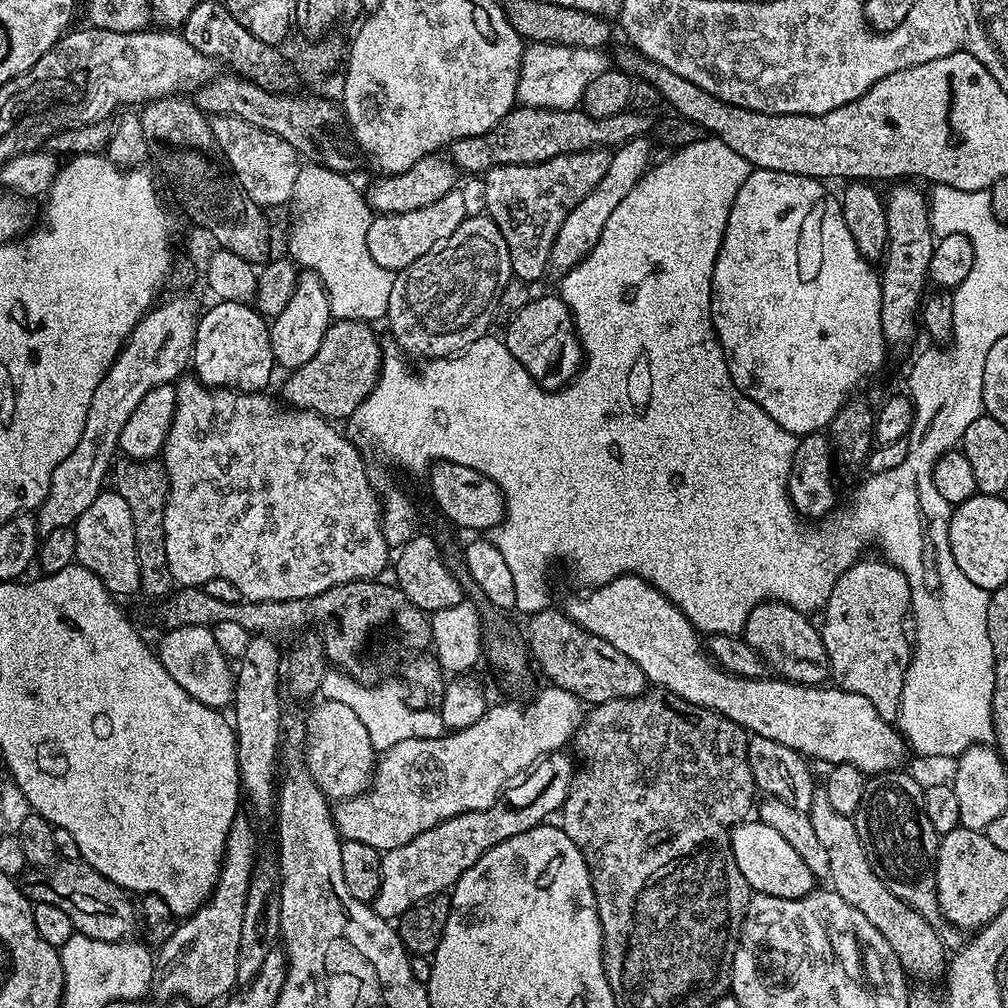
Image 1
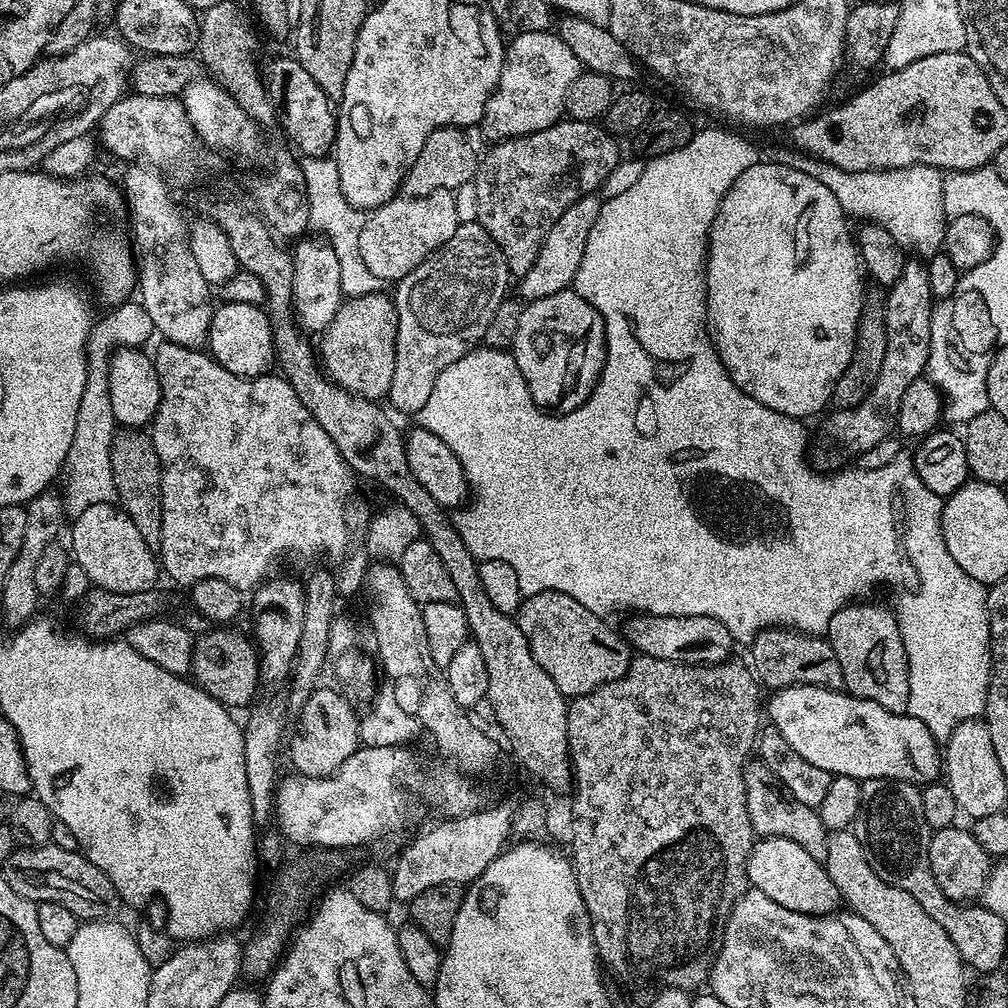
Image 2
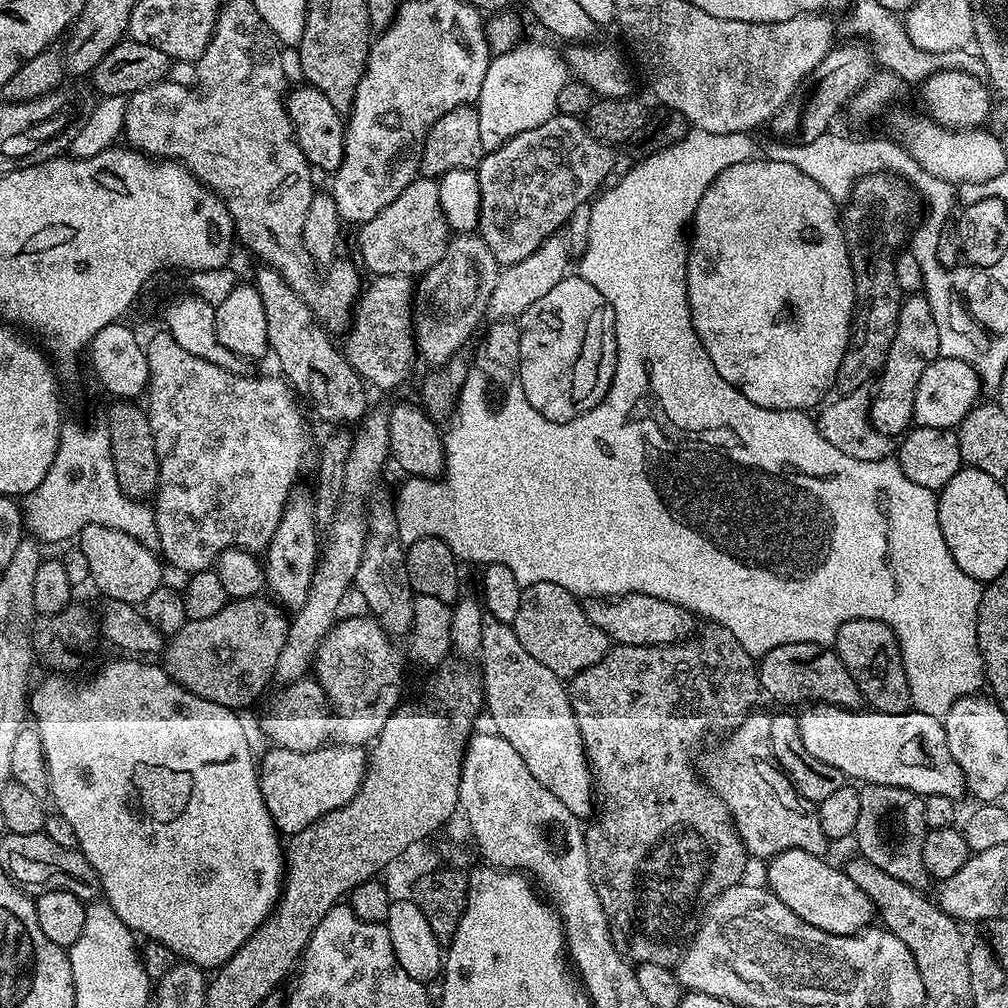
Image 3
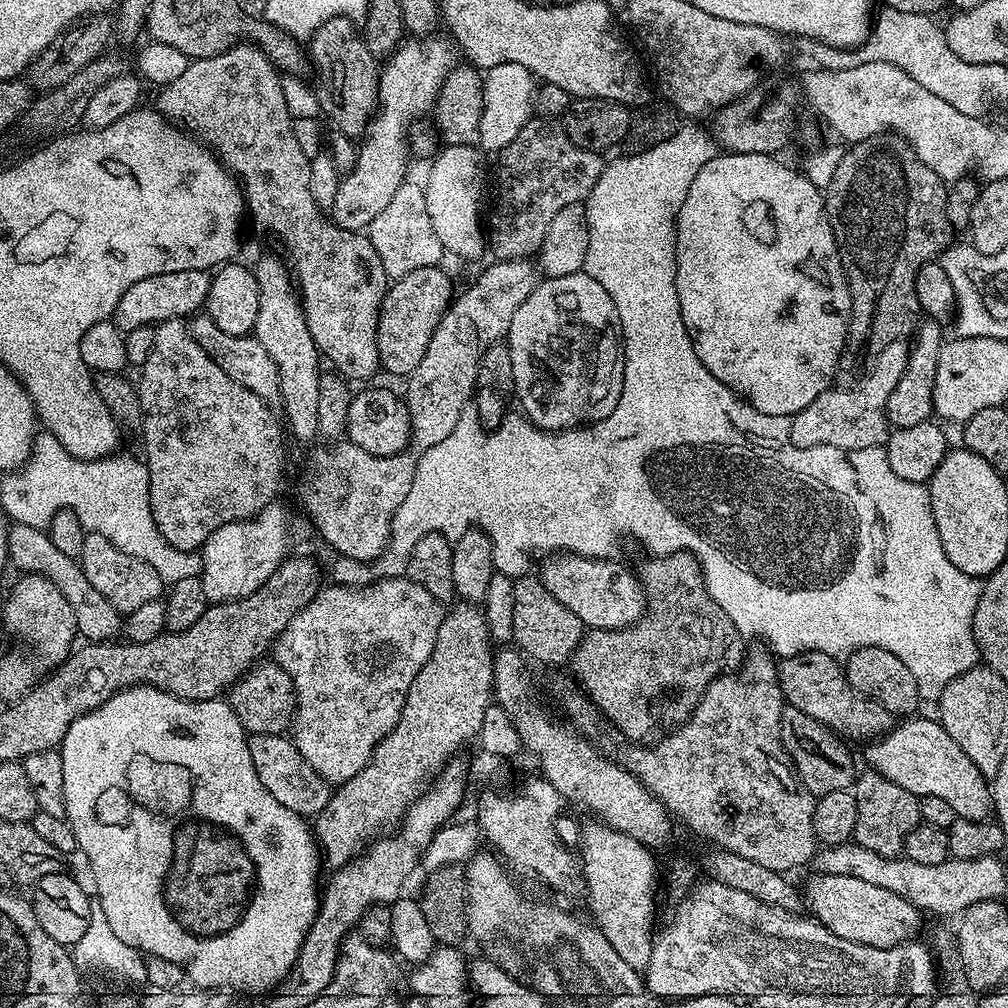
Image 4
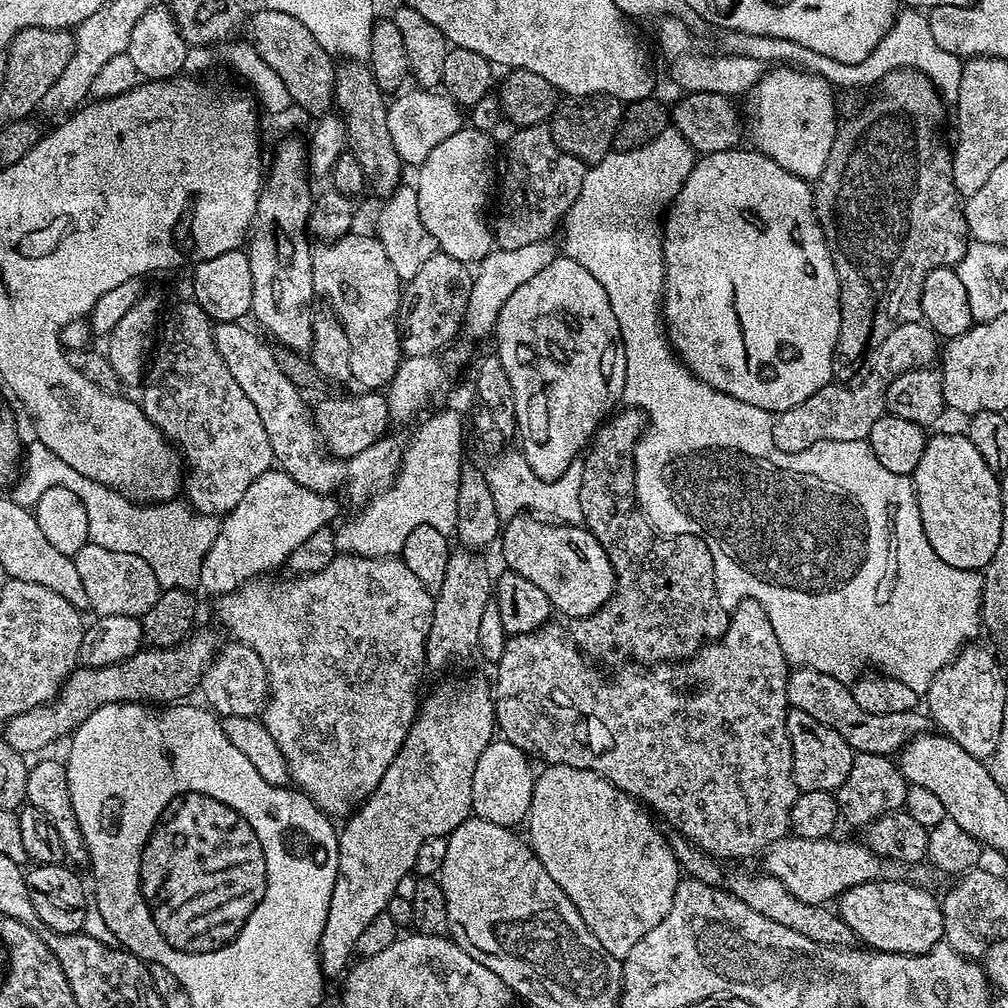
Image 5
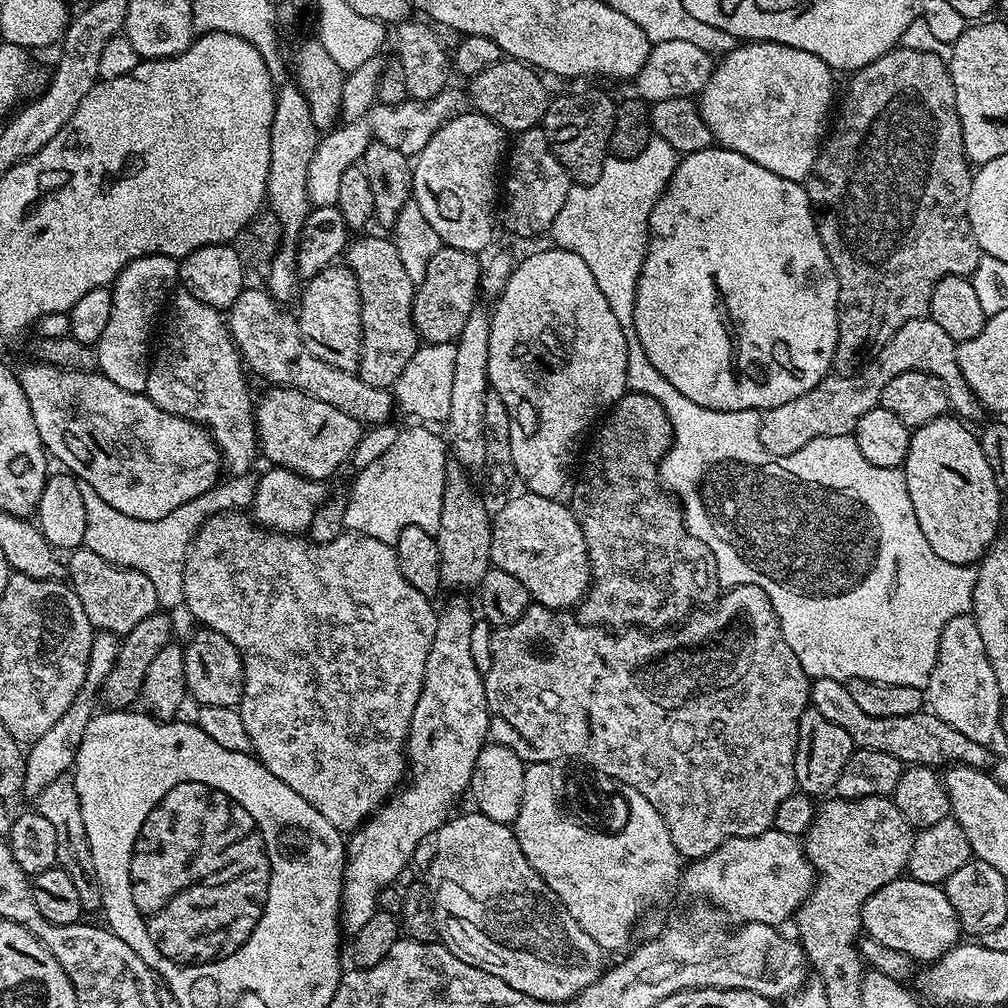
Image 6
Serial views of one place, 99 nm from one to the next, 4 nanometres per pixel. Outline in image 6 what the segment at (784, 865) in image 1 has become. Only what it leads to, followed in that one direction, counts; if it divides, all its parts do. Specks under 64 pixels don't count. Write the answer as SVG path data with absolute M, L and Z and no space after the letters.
M911 878L890 882L869 898L866 906L862 906L862 928L867 935L882 942L882 946L902 950L902 954L910 954L917 962L938 960L962 940L954 906L950 906L943 887Z

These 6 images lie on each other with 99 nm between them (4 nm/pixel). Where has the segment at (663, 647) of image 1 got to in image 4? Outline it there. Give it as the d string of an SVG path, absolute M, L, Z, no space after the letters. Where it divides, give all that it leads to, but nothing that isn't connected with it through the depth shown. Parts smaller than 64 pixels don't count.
M905 719L871 741L864 752L867 767L890 778L890 782L898 782L898 786L910 790L910 794L944 799L961 820L989 819L993 815L989 777L982 775L978 766L966 758L962 746L958 746L935 719L916 719Z

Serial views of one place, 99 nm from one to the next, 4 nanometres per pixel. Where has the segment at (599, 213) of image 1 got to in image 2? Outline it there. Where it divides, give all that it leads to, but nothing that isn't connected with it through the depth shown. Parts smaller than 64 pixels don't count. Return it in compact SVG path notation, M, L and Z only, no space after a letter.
M593 194L578 198L578 202L574 202L574 206L570 206L570 210L566 210L566 214L562 214L562 218L554 222L554 226L550 226L550 234L546 234L546 242L542 242L542 250L534 266L530 266L530 270L526 270L526 274L519 277L520 293L518 296L521 301L531 302L538 298L550 298L550 294L569 291L575 285L578 266L582 266L582 256L586 254L586 242L590 239L590 230L594 230L594 222L598 222L602 203L601 197L598 197L599 195Z

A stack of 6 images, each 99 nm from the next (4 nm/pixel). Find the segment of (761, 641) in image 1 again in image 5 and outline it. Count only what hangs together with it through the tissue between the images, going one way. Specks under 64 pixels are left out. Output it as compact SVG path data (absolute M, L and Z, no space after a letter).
M796 666L789 671L788 702L791 707L803 710L805 714L818 718L818 722L830 726L830 730L838 730L838 734L846 738L853 753L869 752L895 757L900 749L905 748L916 736L925 735L930 728L929 717L920 710L902 714L870 714L870 710L862 710L862 706L854 702L849 685L813 668Z

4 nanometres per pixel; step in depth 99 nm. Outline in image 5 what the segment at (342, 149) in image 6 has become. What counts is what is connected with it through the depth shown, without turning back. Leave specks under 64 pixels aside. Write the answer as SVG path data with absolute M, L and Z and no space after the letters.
M401 91L389 103L388 125L401 161L405 165L419 166L426 162L426 158L430 158L430 150L434 150L434 146L438 146L438 142L446 142L446 138L450 138L450 134L454 134L459 128L465 127L466 120L465 117L464 120L460 117L461 105L443 91L408 91Z

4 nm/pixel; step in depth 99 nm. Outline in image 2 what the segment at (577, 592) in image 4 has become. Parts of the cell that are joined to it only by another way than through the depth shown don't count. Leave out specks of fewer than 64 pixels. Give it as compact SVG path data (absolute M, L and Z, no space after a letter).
M636 614L628 624L626 639L637 653L653 656L659 660L672 660L675 664L726 664L733 659L734 641L730 630L718 622L718 618L702 618L701 616L649 616Z

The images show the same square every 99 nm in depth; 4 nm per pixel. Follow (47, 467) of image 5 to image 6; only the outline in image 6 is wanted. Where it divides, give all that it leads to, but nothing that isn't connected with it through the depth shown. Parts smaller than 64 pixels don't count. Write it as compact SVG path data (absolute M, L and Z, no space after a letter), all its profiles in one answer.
M252 474L224 478L206 494L178 506L178 510L170 510L166 518L139 520L122 514L122 510L114 510L110 502L102 502L94 486L79 483L78 491L86 512L83 547L94 550L94 554L106 558L106 562L116 564L119 568L133 568L146 574L154 586L157 605L164 610L179 609L184 603L184 563L196 532L214 512L234 512L252 506L256 484L257 477Z

